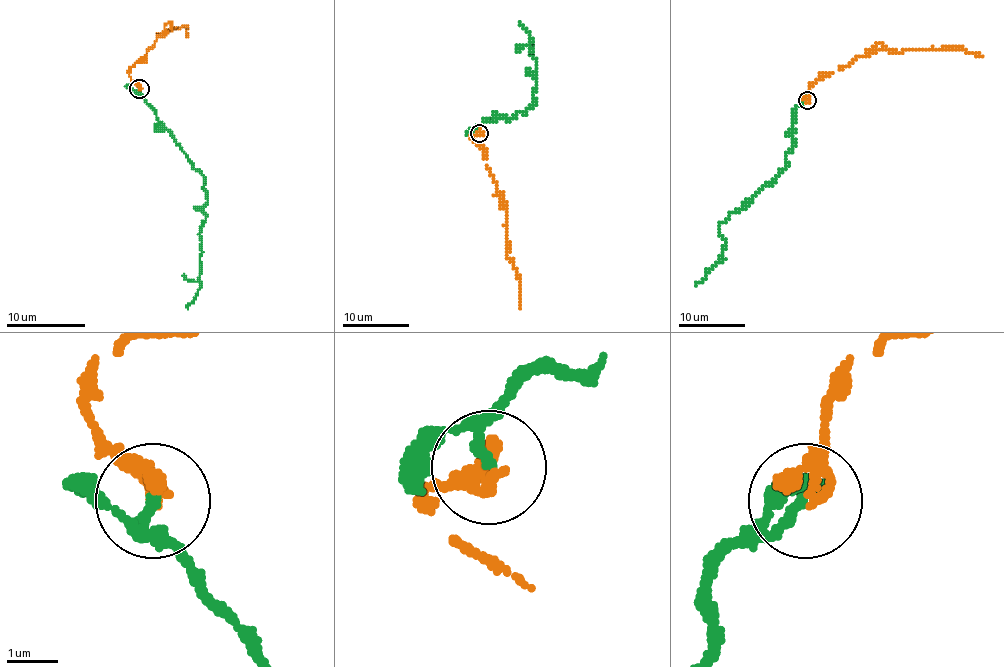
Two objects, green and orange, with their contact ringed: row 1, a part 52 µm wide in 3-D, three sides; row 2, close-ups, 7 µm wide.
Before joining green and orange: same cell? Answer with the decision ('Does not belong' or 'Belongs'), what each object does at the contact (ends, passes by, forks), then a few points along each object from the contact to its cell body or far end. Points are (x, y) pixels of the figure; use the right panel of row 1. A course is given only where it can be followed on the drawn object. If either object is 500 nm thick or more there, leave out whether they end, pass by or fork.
Belongs. At the ring green passes by. At the ring orange ends. Course of green: (806, 100), (795, 110), (795, 145), (786, 167), (718, 225), (725, 250), (695, 286). Course of orange: (806, 100), (811, 83), (840, 70), (878, 43), (901, 52), (961, 47), (983, 57)

